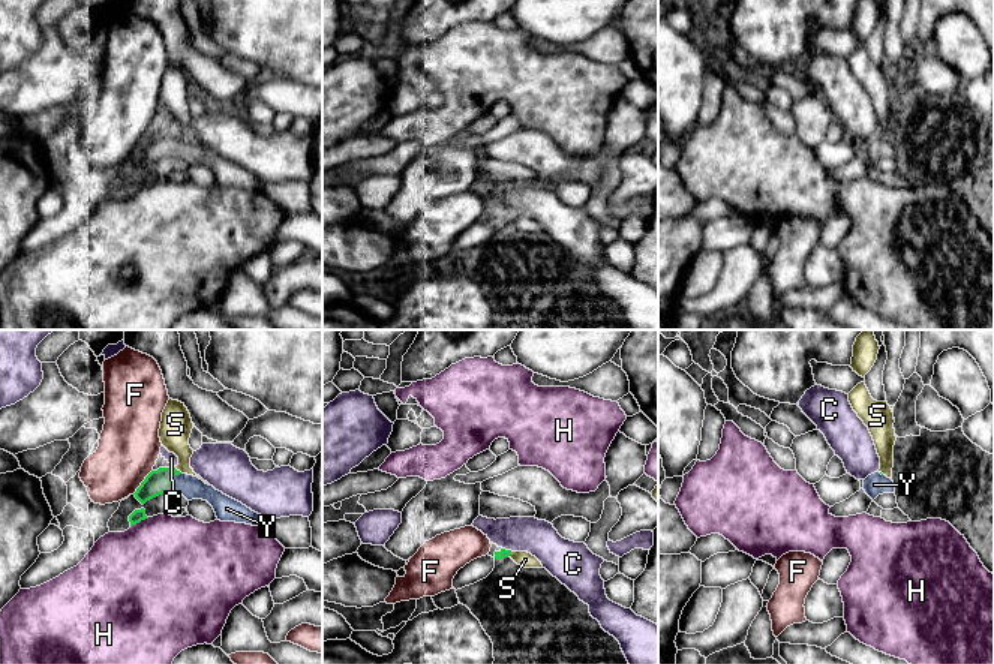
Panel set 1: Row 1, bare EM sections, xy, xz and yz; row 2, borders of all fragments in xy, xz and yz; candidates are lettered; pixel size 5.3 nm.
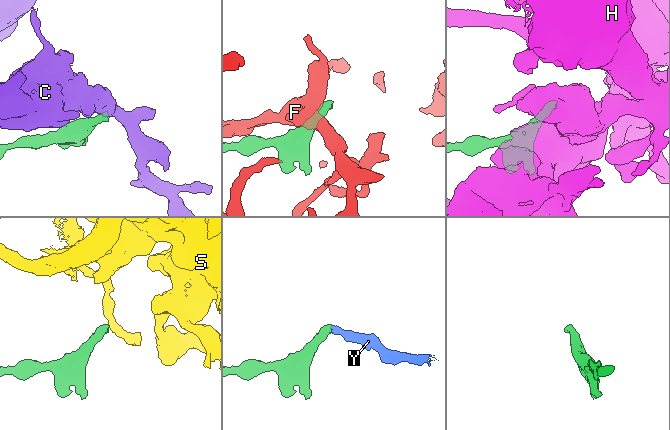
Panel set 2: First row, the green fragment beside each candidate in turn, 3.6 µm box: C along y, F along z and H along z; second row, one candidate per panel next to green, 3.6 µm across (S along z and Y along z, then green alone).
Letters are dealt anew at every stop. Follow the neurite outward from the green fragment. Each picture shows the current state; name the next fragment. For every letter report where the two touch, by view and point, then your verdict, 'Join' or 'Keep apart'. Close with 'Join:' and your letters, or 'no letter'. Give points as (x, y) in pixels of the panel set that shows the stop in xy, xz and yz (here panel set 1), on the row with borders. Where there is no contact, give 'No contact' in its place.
C: Touches green at xz (507, 550). Keep apart
F: Touches green at xy (143, 481). Keep apart
H: Touches green at xy (140, 520). Keep apart
S: Touches green at xy (179, 471). Keep apart
Y: Touches green at xy (171, 481). Join
Join: Y

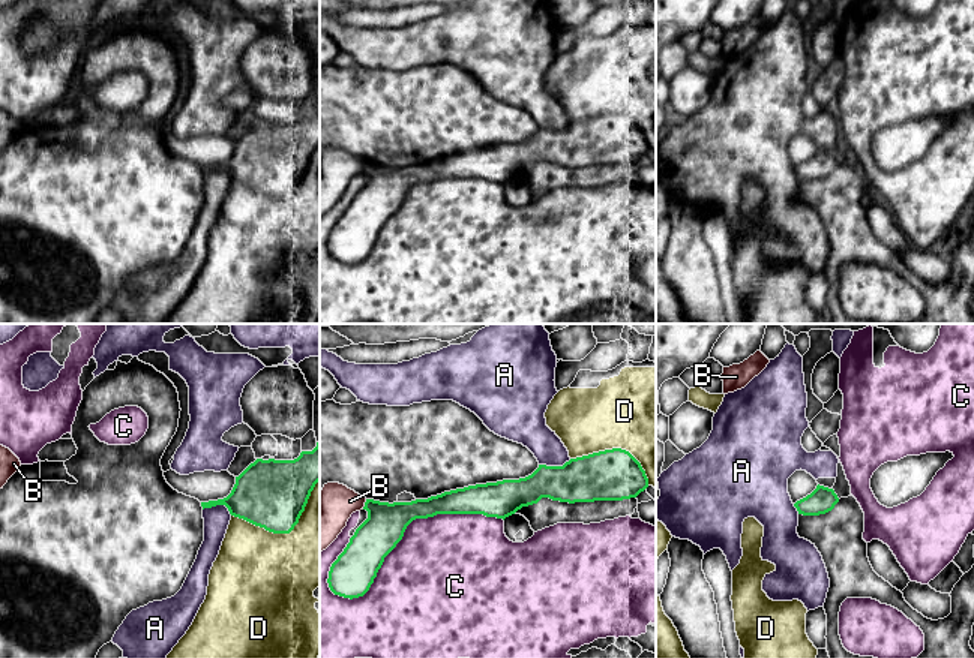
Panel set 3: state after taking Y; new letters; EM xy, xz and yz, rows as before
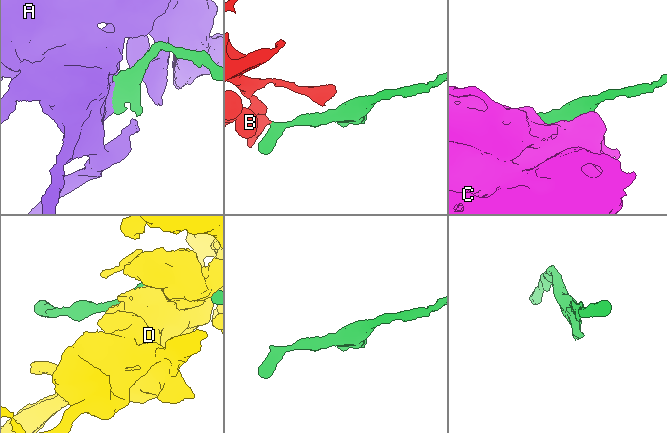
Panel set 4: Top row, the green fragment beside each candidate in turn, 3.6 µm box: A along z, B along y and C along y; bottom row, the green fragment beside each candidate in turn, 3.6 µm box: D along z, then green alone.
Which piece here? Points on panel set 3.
A: Touches green at xy (218, 504). Keep apart
B: Touches green at xz (365, 504). Keep apart
C: Touches green at xz (404, 531). Keep apart
D: Touches green at xy (285, 532). Keep apart
Join: no letter

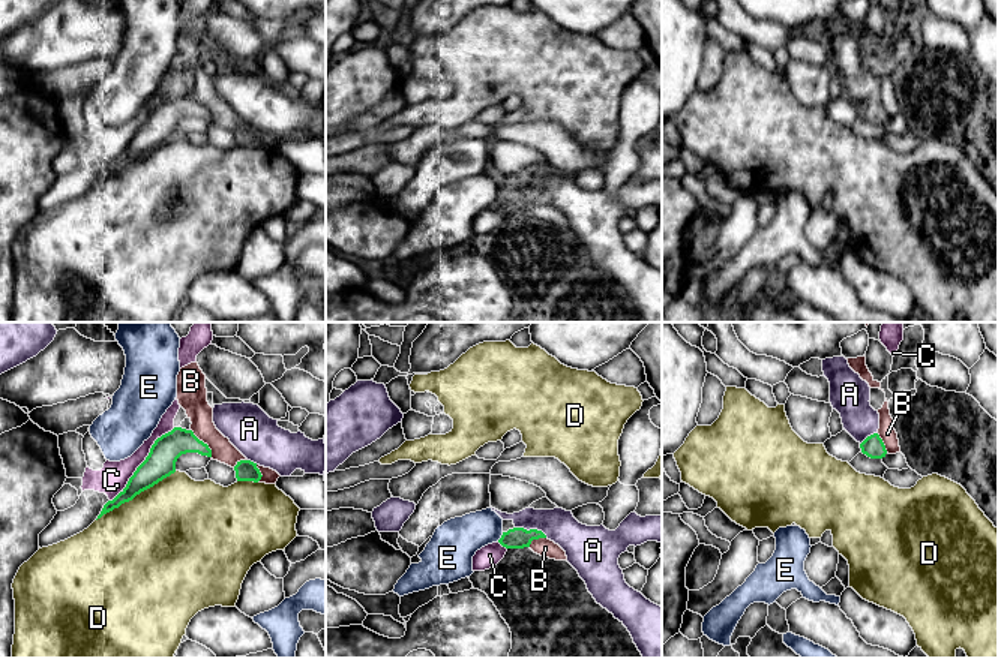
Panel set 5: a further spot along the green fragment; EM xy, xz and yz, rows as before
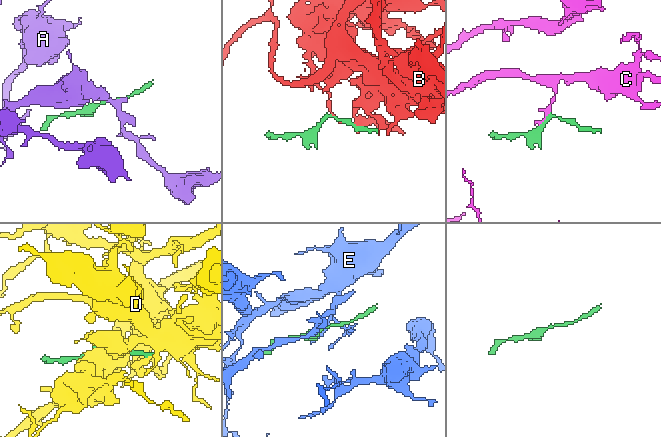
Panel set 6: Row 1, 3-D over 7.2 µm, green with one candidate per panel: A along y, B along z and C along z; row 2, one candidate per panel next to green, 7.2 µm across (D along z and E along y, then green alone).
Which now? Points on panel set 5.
A: Touches green at xz (532, 529). Keep apart
B: Touches green at xy (203, 442). Keep apart
C: Touches green at xy (143, 462). Keep apart
D: Touches green at xy (135, 495). Keep apart
E: Touches green at xz (502, 537). Keep apart
Join: no letter

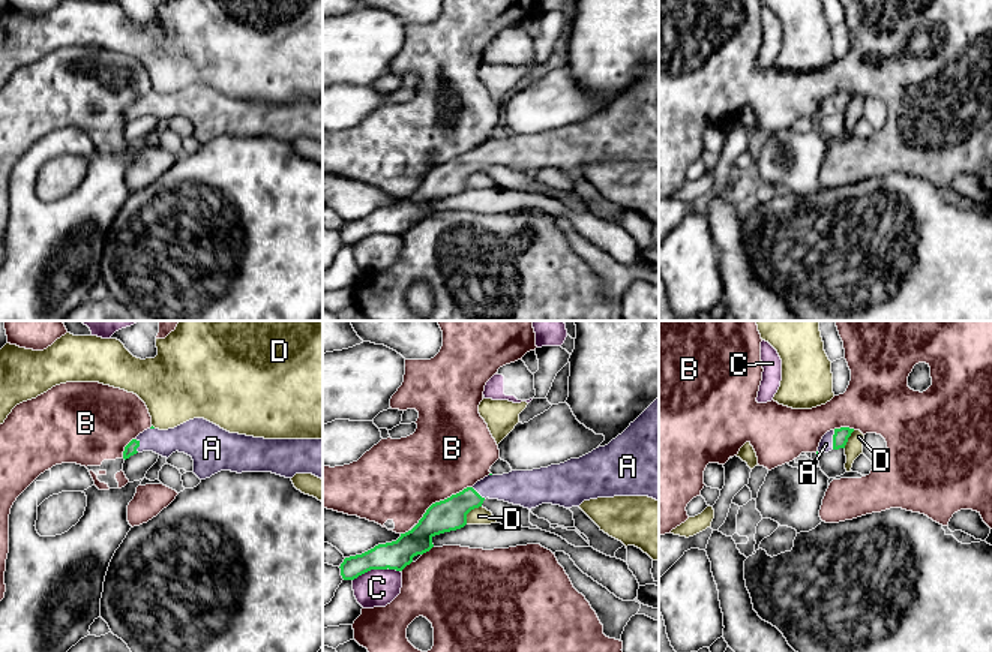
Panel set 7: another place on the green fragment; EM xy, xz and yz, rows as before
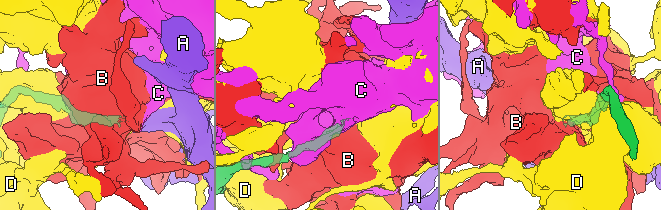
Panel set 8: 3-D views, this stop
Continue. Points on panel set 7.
A: Touches green at yz (833, 439). Join
B: Touches green at xz (441, 501). Keep apart
C: Touches green at xz (375, 568). Keep apart
D: Touches green at xz (468, 511). Keep apart
Join: A

